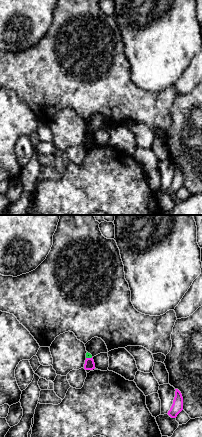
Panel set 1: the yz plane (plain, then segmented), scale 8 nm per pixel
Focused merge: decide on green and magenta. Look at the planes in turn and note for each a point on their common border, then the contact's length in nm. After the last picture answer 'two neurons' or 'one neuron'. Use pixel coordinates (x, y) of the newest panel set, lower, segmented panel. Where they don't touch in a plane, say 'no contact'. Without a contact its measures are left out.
contact (89, 357); length 60 nm

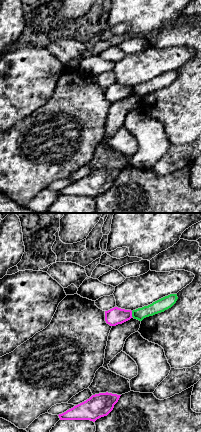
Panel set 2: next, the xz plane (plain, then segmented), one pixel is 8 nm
contact (132, 314); length 60 nm

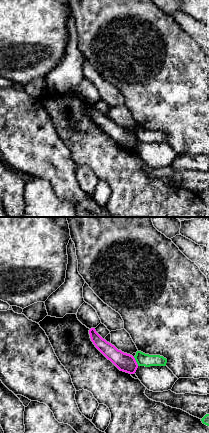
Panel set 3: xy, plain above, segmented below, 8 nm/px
contact (136, 361); length 80 nm

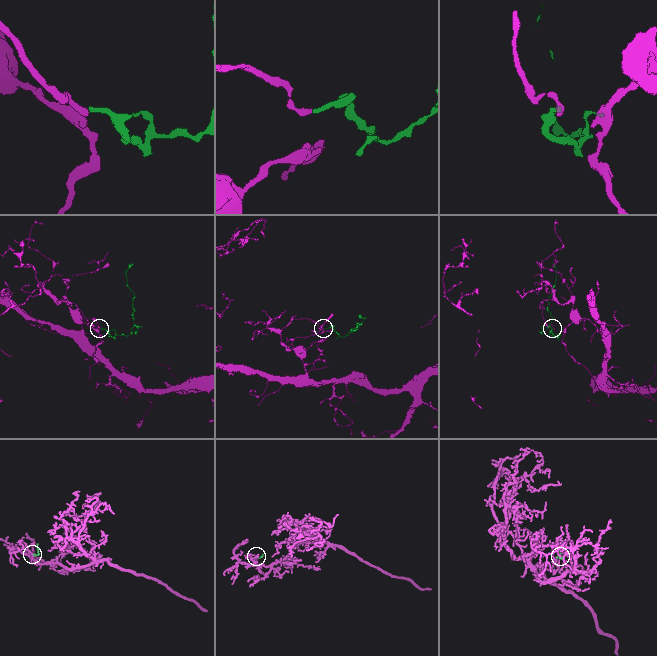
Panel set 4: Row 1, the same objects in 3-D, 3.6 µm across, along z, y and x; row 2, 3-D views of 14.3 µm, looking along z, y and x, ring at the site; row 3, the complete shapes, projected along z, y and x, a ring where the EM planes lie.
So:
two neurons

